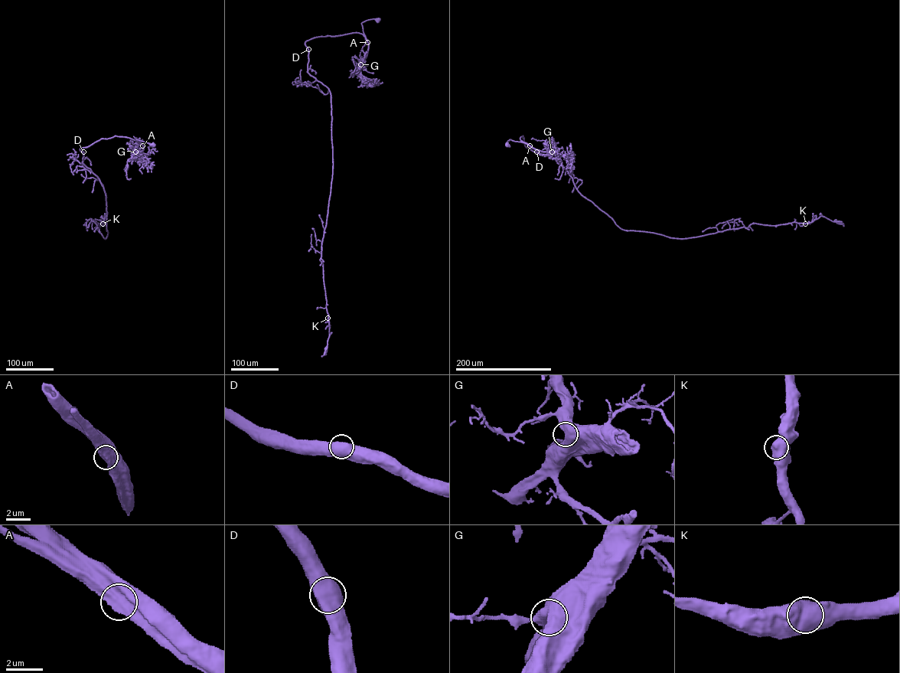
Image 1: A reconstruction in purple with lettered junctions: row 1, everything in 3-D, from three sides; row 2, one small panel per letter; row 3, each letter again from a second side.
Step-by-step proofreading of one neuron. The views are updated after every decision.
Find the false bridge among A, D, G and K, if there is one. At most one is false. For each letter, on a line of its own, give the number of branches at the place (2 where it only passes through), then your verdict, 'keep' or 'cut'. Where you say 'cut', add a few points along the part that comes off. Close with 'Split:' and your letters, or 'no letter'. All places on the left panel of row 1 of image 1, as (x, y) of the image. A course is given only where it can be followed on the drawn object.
A: branches 1; keep
D: branches 1; keep
G: branches 1; keep
K: branches 1; keep
Split: no letter

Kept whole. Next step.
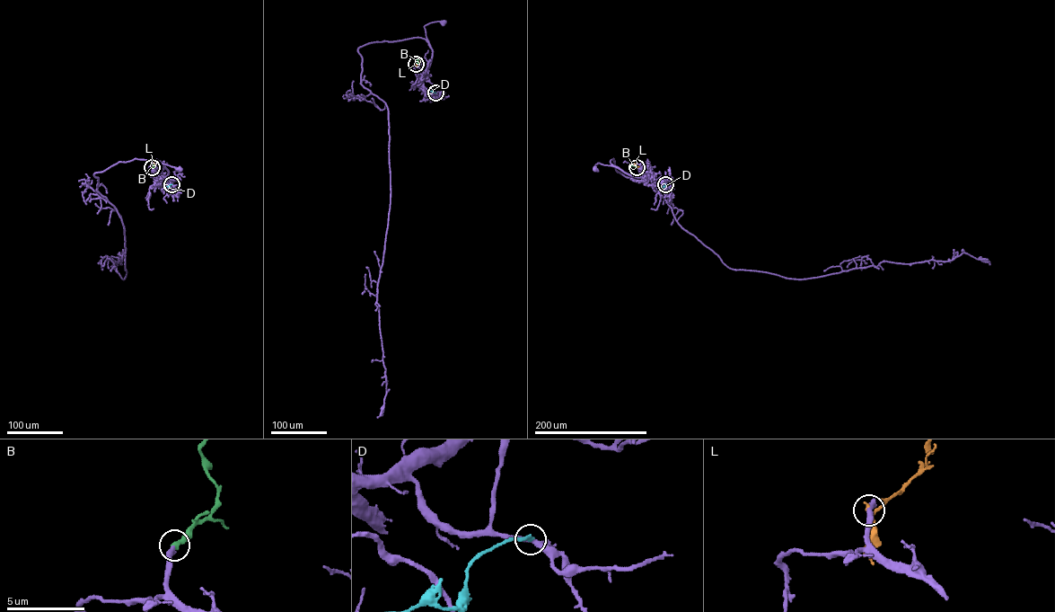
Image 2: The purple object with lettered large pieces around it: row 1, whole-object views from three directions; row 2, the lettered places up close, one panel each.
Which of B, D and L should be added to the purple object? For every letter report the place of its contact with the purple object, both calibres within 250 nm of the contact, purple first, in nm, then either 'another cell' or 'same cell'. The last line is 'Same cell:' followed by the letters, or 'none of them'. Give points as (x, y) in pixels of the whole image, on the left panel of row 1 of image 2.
B: contact (153, 167); calibres 380 and 320 nm; same cell
D: contact (171, 184); calibres 260 and 240 nm; another cell
L: contact (152, 167); calibres 500 and 240 nm; another cell
Same cell: B

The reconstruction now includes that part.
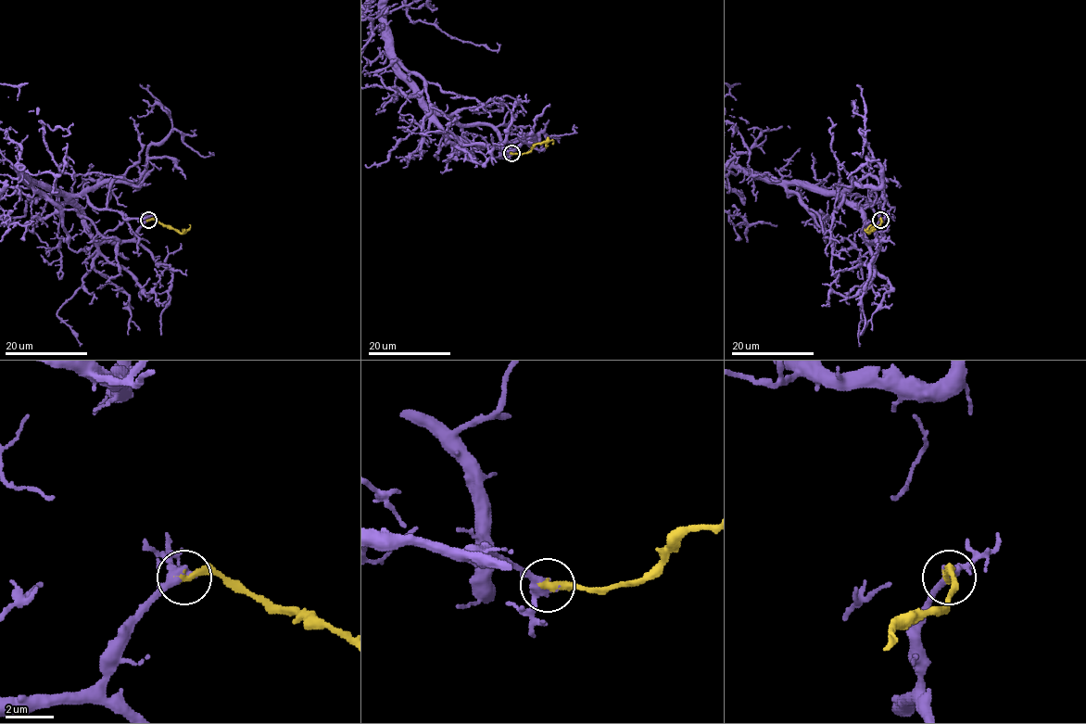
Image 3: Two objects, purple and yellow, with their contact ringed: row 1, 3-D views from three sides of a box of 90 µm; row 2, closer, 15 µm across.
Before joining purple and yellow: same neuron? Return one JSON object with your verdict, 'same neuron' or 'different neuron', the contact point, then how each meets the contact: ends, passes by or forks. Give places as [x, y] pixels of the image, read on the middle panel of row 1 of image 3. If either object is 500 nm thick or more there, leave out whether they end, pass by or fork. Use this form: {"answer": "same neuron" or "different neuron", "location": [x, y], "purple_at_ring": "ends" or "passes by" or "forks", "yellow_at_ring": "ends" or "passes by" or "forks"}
{"answer": "same neuron", "location": [511, 153], "purple_at_ring": "passes by", "yellow_at_ring": "ends"}

